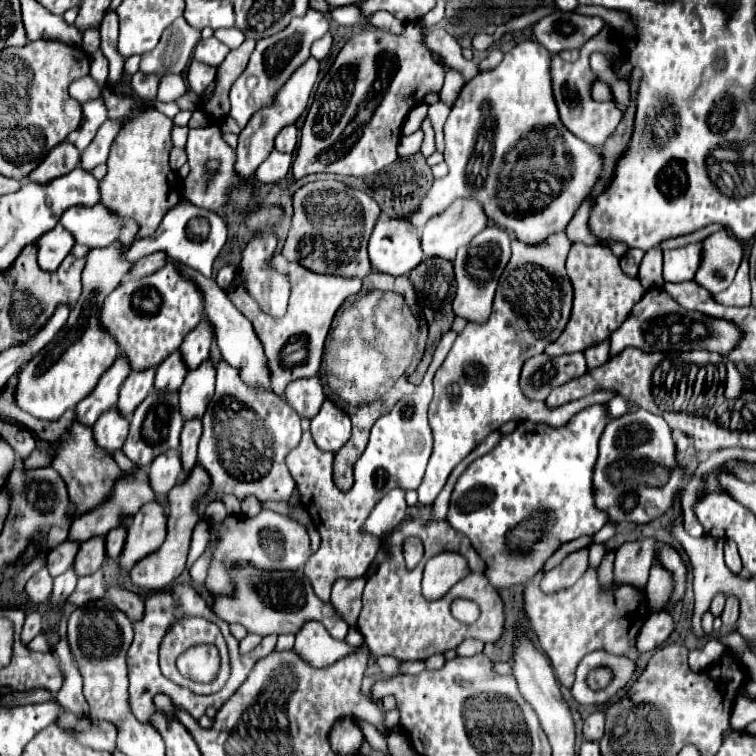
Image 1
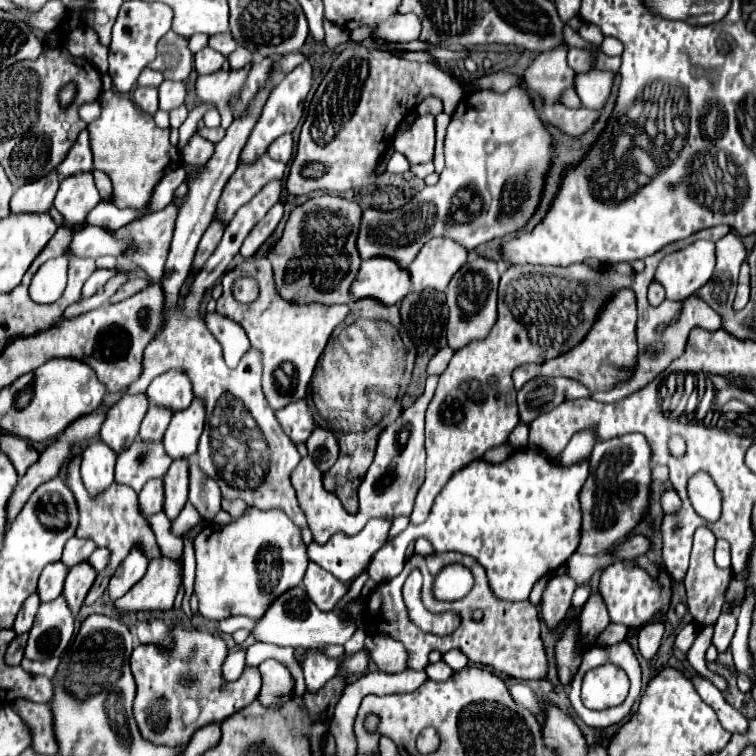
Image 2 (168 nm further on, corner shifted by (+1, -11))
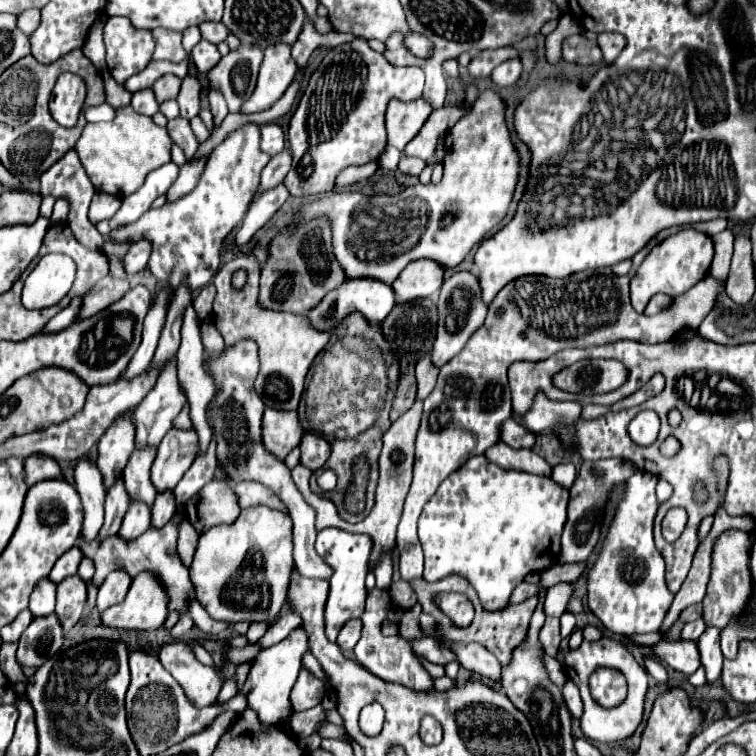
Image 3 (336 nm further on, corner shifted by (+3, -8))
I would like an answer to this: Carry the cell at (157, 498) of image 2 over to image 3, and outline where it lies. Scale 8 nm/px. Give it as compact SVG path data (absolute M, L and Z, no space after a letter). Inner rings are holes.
M140 501L136 505L130 505L128 513L124 515L118 537L124 539L124 541L134 541L136 537L140 537L150 527L148 517L150 517L150 507L148 505L144 505Z

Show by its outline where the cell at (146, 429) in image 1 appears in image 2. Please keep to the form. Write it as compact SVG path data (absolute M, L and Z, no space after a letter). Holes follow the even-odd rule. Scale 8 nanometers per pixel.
M136 438L134 444L130 444L130 448L126 448L124 452L118 454L118 460L116 460L116 482L130 484L136 492L140 492L146 480L156 478L156 476L164 476L166 470L170 468L170 464L172 464L172 458L166 454L162 440L160 442L154 442L154 440L144 442L144 440Z

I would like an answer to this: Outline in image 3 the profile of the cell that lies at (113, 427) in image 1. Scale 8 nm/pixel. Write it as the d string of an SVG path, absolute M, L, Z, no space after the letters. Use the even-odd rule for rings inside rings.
M80 459L76 465L76 491L82 501L82 539L94 541L96 533L100 531L100 525L104 521L104 485L100 485L100 471L96 469L96 463L90 459Z

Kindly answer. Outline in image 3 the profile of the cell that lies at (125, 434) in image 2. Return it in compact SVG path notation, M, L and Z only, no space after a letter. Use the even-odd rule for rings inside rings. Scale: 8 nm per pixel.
M114 421L108 433L98 443L96 465L102 473L102 483L106 491L122 477L122 471L134 451L132 441L132 421Z

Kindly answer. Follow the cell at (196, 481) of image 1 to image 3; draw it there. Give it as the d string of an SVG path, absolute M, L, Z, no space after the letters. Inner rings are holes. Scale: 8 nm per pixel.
M152 573L136 575L126 599L100 615L102 623L118 631L154 631L162 627L168 613L168 597L154 579Z

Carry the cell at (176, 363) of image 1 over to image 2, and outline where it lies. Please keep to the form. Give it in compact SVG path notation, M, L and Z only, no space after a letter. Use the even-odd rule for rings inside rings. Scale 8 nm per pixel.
M150 402L150 408L140 426L140 438L142 440L160 440L166 432L168 422L172 420L172 416L174 416L174 412L170 408Z

